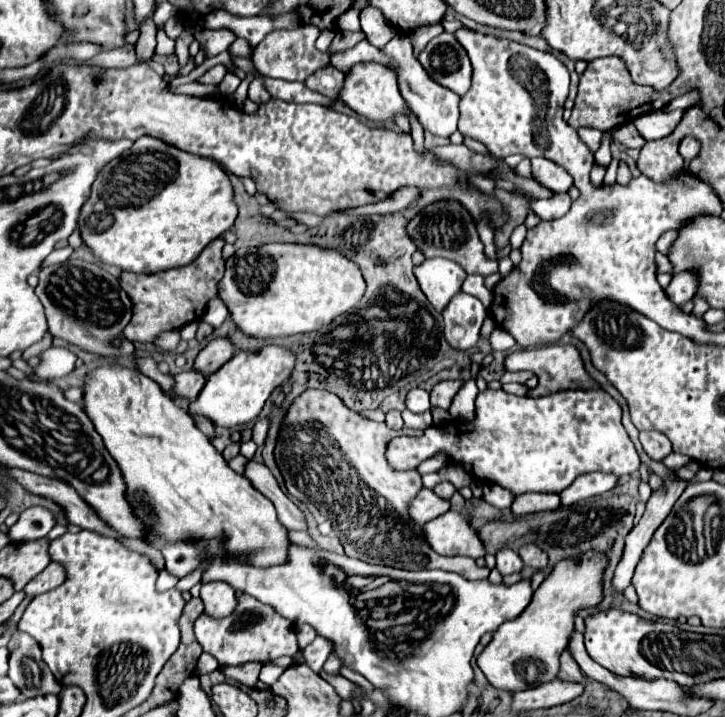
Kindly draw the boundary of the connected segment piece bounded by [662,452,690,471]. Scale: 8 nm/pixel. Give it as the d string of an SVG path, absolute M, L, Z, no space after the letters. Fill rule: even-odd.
M672 452L669 455L664 457L662 463L668 467L668 469L676 469L676 467L682 467L682 465L686 465L690 459L686 457L686 455L680 455L680 453Z

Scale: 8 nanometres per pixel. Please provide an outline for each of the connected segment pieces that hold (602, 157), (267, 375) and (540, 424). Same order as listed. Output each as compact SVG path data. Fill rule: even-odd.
M606 131L604 137L602 137L602 143L600 143L600 149L594 153L594 157L598 159L598 163L602 165L609 165L612 156L610 152L610 144L612 143L612 131Z
M268 345L260 349L258 353L240 351L236 353L228 363L224 363L212 377L208 377L204 389L200 395L188 405L192 415L208 417L214 425L234 429L236 425L246 425L248 421L254 421L270 393L280 387L292 373L294 357L282 347Z
M484 389L476 397L476 417L472 421L448 421L444 425L432 425L424 431L422 437L394 437L392 443L388 443L386 459L388 465L392 465L396 471L410 471L438 453L444 453L452 463L462 465L466 473L474 475L476 479L508 489L514 497L524 493L560 493L578 475L592 471L622 477L638 471L640 467L636 447L622 425L622 411L618 403L600 389L566 389L546 397L518 397L506 393L504 389Z

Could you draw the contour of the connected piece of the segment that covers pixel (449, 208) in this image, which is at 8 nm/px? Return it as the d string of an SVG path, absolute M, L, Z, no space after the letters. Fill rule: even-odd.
M436 201L428 207L424 207L424 211L418 211L406 227L410 239L416 243L416 247L424 253L424 257L444 257L450 259L454 263L458 263L466 273L470 275L490 275L498 271L498 261L490 261L484 255L484 245L478 237L476 231L476 223L472 219L472 215L468 215L468 211L464 211L464 207L460 207L460 203L456 201Z

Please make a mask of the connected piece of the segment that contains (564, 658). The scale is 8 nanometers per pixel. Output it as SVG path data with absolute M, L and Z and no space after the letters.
M564 651L560 655L560 671L558 671L558 677L560 681L572 681L572 683L582 683L584 681L584 675L580 671L580 667L574 663L574 659L570 657L568 651Z

